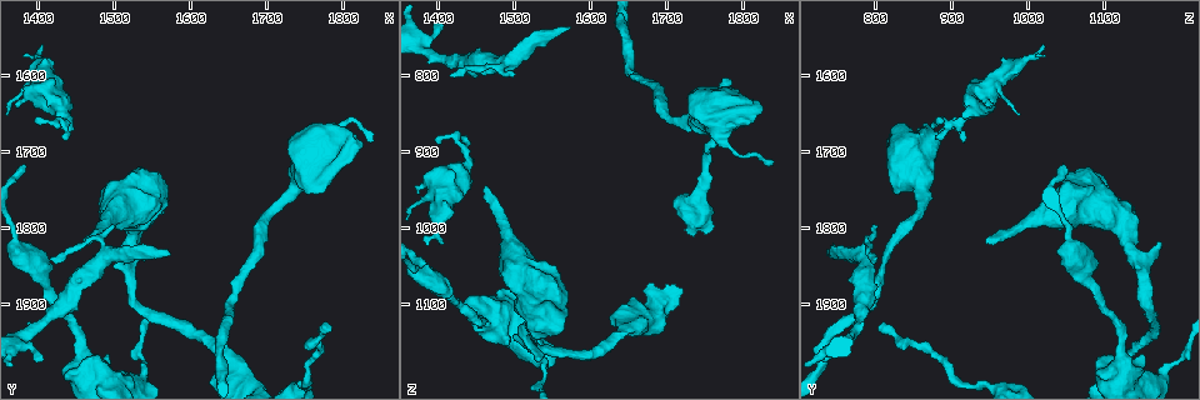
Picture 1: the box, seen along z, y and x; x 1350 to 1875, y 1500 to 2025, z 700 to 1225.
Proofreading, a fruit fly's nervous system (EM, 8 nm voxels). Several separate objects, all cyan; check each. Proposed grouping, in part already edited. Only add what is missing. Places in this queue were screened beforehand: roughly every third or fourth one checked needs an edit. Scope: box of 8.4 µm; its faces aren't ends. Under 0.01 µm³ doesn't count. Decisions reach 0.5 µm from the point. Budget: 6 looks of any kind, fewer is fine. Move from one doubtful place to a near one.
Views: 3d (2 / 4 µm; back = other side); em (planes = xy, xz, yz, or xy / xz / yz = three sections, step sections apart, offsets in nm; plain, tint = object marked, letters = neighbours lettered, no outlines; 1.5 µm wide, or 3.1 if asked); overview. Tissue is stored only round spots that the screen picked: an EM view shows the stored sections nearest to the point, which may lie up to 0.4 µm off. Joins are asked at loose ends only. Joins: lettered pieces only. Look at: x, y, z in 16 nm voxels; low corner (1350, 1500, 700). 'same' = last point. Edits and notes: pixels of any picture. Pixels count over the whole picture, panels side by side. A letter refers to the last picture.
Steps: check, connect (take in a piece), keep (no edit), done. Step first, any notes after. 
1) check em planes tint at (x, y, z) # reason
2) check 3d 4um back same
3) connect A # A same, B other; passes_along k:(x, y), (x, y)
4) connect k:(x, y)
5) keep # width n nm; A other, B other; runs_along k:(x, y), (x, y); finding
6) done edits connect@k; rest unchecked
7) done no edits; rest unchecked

check em planes letters at (1415, 1835, 800)

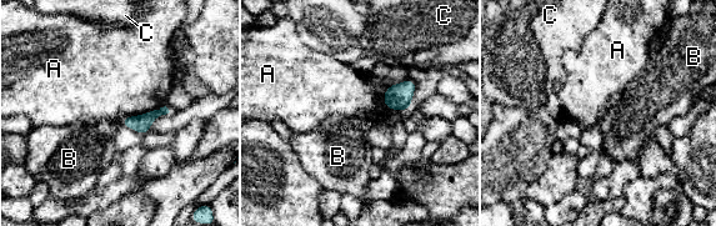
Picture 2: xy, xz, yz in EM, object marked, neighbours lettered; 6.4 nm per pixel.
keep # width 110 nm; longest_contact A 320 nm; A other, B other, C other; none of them fits

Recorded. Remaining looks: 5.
check 3d 4um at (1460, 1815, 945) # branch stops here

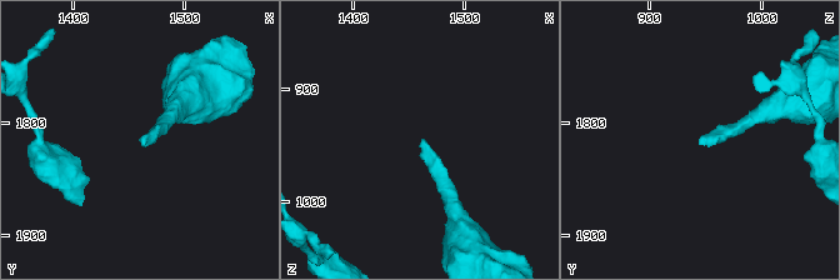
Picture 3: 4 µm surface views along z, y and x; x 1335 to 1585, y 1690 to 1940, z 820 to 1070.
check em xy step 4 letters at (1460, 1818, 944) # need the tissue

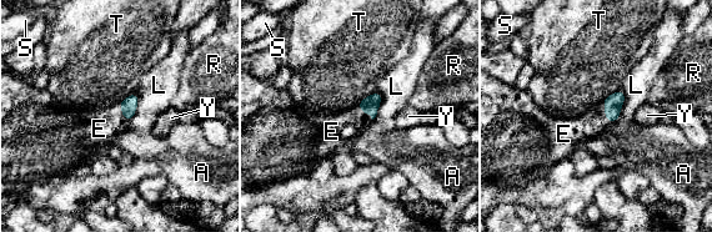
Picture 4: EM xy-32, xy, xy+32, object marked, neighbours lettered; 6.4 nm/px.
check em planes letters same

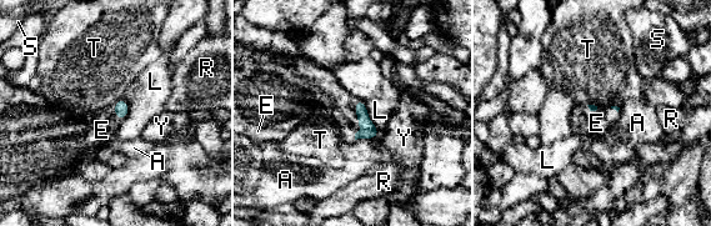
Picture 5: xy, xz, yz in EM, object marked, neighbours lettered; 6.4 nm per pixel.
connect 5:(348, 127) # A other, E same, L other, R other, S other, T other, Y other; passes_along 5:(370, 131), (356, 122), (348, 127); the neuron continues

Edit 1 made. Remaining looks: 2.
check overview # redraw

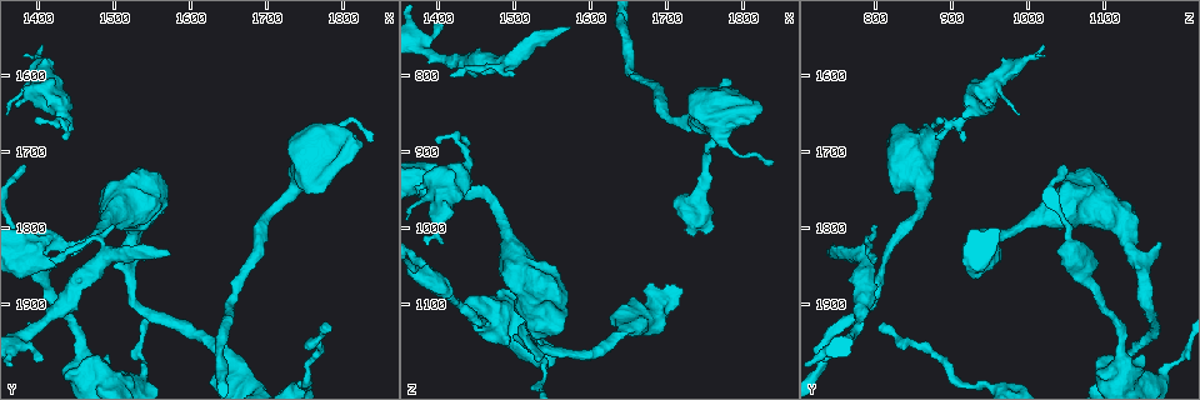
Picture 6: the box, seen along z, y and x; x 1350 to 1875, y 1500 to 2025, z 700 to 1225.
check em planes letters at (1840, 1685, 915) # thin end

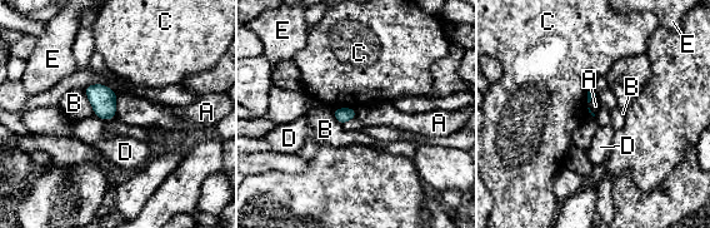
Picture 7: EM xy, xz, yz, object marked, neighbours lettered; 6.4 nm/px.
keep # A other, B other, C other, D other, E other; border 7:(118, 94), (115, 115); none of them fits

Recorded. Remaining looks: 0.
done edits connect@5; rest unchecked

